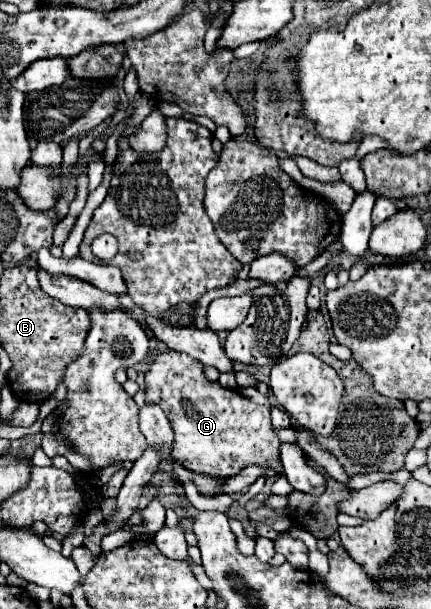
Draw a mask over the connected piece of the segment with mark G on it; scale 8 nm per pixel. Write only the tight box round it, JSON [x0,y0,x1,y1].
[146,351,282,479]

